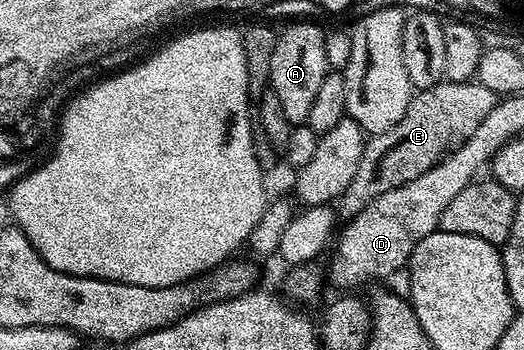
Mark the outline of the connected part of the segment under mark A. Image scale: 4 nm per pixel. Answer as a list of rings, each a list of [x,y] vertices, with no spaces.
[[[294,21],[290,28],[279,34],[276,41],[276,53],[272,53],[270,62],[269,90],[280,97],[280,106],[284,109],[284,117],[292,125],[306,123],[308,113],[312,113],[312,101],[316,101],[316,92],[324,81],[328,70],[324,57],[325,30],[321,31],[314,21]]]

